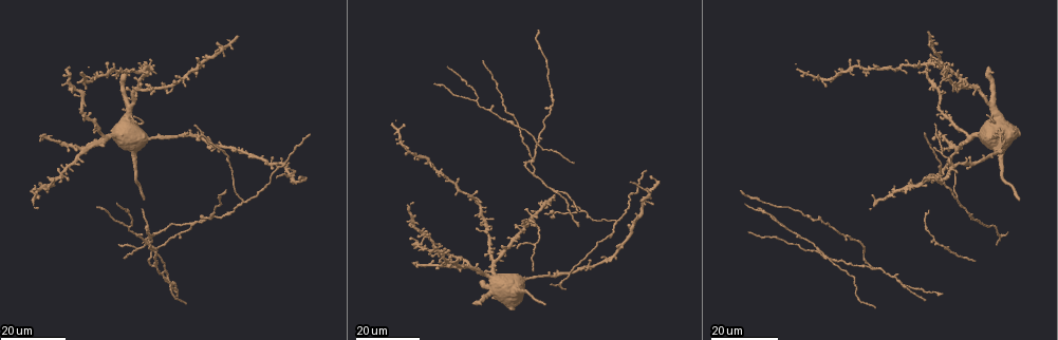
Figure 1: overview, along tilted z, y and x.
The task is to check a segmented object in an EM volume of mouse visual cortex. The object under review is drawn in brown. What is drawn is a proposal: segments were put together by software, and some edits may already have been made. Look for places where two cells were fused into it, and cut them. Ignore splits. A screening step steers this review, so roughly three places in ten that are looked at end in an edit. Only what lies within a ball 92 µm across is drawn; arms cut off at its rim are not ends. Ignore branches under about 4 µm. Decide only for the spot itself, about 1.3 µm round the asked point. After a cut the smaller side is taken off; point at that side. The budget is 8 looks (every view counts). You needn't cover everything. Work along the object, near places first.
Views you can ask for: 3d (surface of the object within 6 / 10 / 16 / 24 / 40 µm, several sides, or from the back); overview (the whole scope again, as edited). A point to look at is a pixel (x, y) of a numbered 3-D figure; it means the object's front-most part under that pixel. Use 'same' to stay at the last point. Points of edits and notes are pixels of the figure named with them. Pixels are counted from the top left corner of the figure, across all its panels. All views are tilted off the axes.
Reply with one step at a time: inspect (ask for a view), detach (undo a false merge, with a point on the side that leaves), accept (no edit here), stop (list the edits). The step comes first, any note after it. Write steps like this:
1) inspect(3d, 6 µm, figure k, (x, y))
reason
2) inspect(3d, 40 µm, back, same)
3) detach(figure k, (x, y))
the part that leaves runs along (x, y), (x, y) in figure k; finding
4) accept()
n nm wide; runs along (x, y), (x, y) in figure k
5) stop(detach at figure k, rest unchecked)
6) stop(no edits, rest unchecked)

inspect(3d, 16 µm, figure 1, (934, 241))
side arm on a straight run

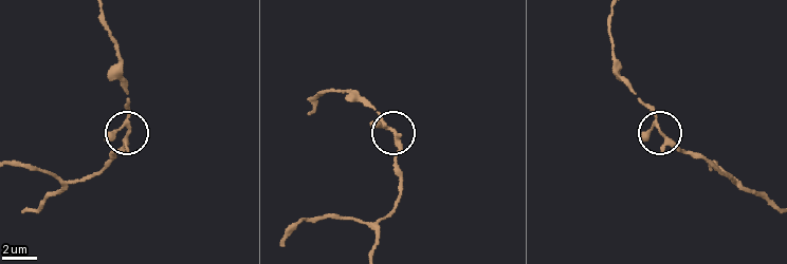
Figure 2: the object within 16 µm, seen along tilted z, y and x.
inspect(3d, 6 µm, figure 2, (389, 128))
closer look

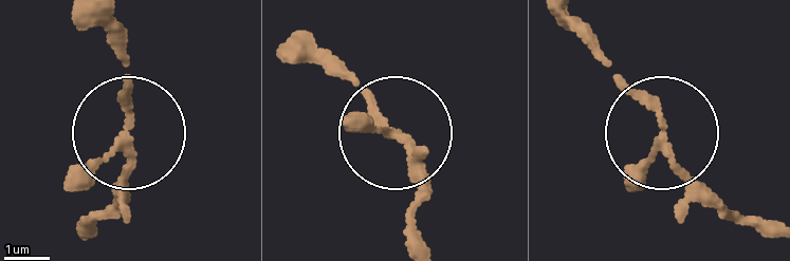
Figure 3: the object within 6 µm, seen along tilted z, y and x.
accept()
150 nm wide; runs along (772, 237), (711, 203), (678, 169), (644, 100), (588, 48) in figure 3; all the same cell

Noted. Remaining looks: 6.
inspect(3d, 24 µm, figure 1, (137, 249))
three arms meet

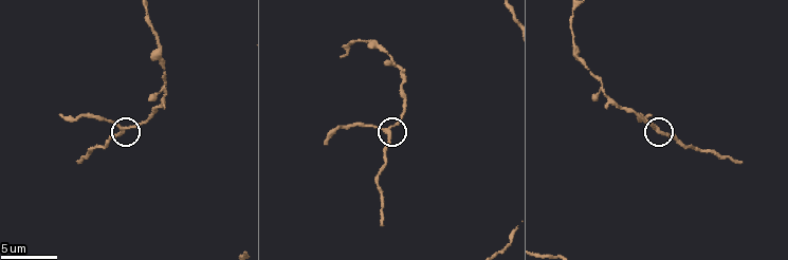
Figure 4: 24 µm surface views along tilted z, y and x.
inspect(3d, 10 µm, figure 4, (122, 129))

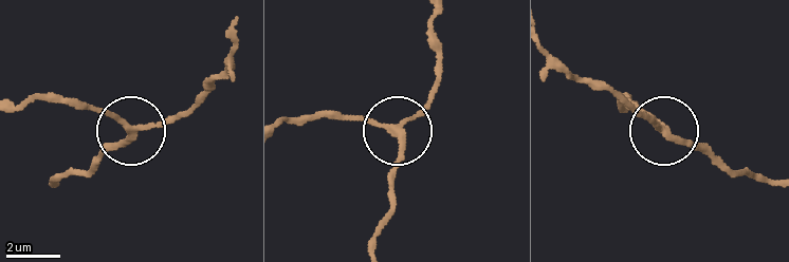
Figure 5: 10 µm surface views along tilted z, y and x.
accept()
3 arms; one cell here

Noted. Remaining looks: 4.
inspect(3d, 16 µm, figure 1, (532, 171))

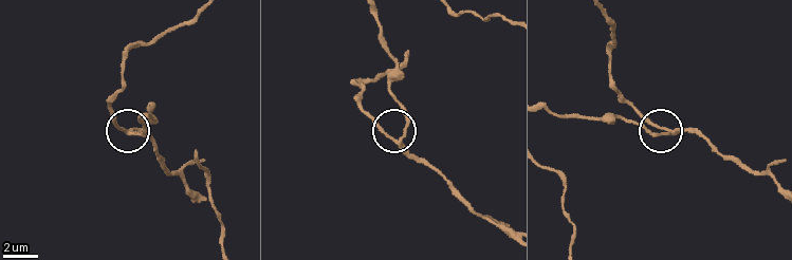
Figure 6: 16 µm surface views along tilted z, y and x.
inspect(3d, 10 µm, figure 6, (402, 138))

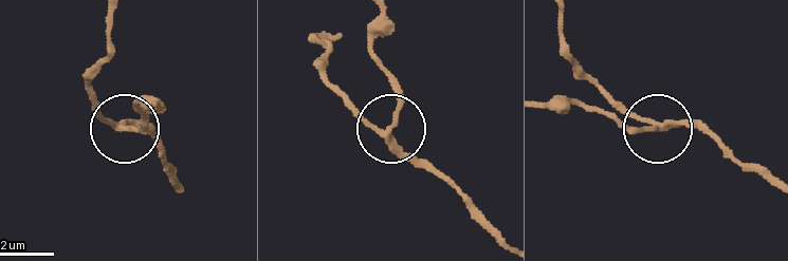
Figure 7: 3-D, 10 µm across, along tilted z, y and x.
accept()
200 nm wide; all the same cell

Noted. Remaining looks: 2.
inspect(3d, 24 µm, figure 1, (618, 220))
three arms meet

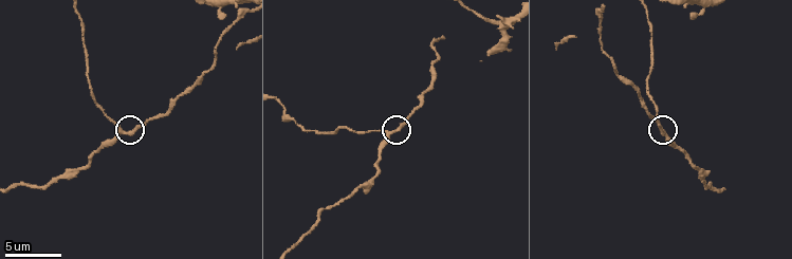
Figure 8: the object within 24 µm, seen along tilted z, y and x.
inspect(3d, 6 µm, figure 8, (119, 129))
closer look

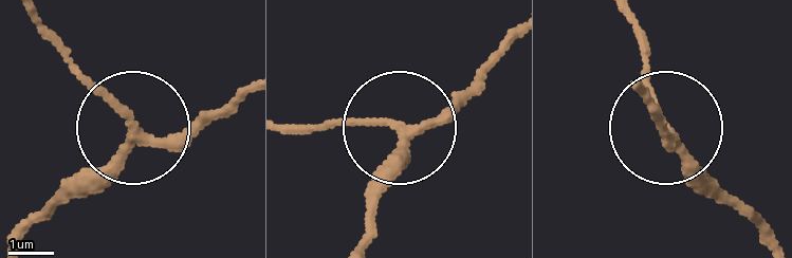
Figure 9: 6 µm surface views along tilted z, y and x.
accept()
3 arms; all the same cell

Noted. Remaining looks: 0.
stop(no edits, rest unchecked)

